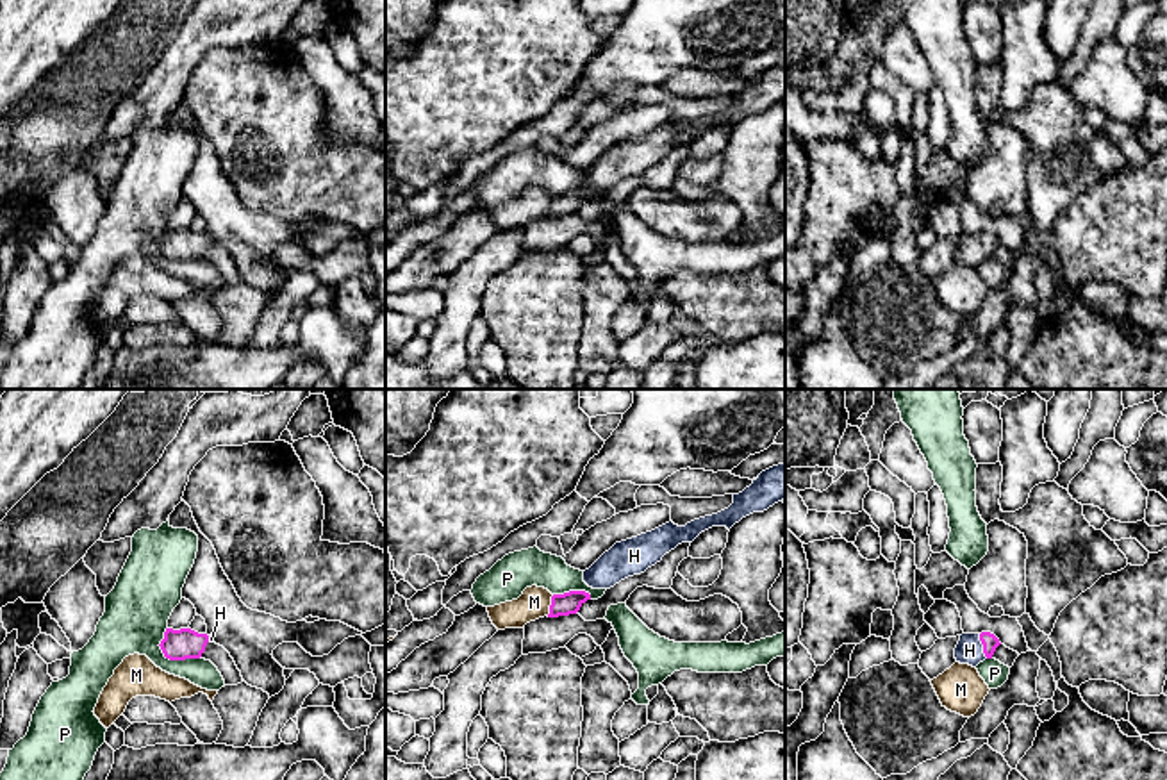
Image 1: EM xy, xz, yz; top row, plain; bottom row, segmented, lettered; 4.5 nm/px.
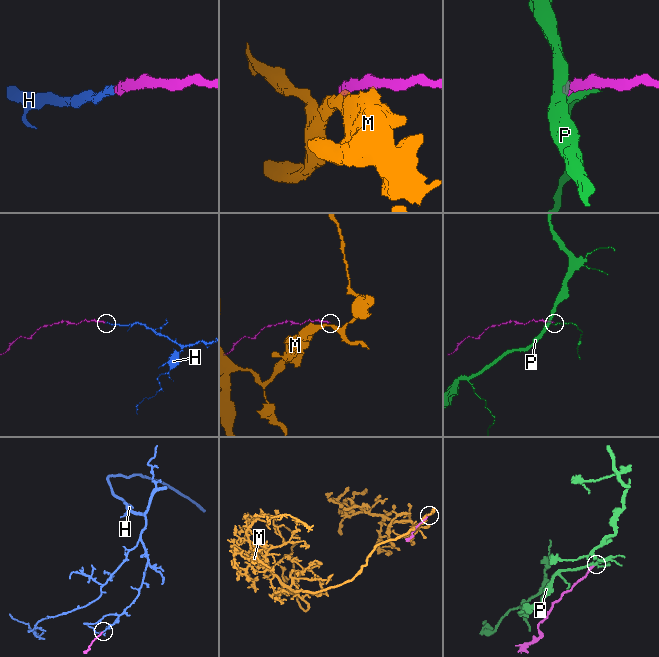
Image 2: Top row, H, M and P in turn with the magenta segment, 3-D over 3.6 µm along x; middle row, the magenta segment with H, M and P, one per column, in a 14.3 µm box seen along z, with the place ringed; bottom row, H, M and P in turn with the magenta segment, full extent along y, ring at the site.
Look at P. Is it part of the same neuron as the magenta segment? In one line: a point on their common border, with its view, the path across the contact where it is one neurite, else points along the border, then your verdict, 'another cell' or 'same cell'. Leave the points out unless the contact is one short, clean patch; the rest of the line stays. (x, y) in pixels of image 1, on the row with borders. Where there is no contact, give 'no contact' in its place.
contact xy (170, 659); border xy (165, 629), (159, 648), (166, 657), (200, 657); another cell

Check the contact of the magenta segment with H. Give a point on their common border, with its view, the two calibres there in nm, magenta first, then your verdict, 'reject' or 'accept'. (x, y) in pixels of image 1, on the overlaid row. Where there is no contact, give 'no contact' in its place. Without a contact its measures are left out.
yz (984, 647) | 70/130 nm | accept

